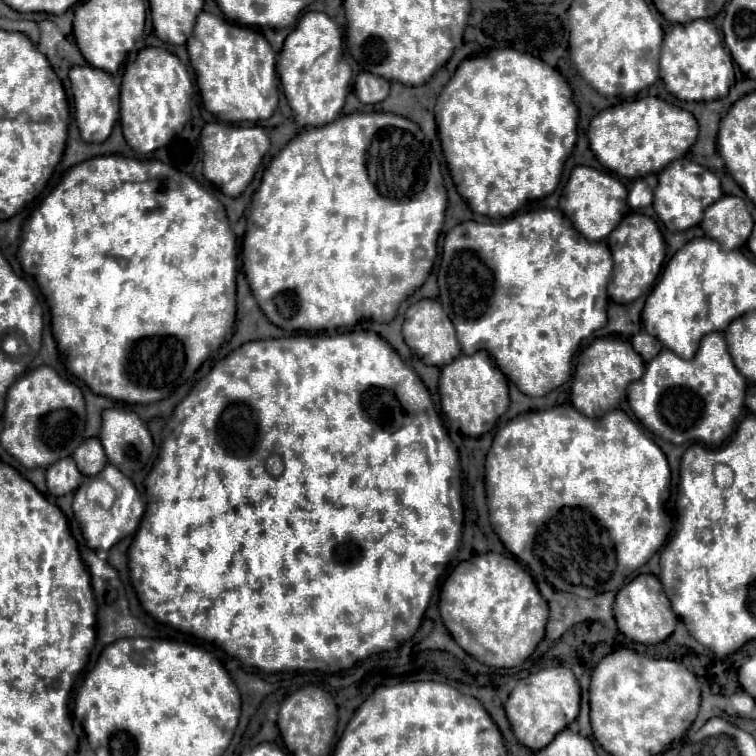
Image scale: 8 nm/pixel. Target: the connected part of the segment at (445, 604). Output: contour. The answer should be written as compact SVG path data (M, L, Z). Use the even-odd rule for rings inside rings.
M486 552L460 562L446 578L440 594L440 616L458 646L478 662L492 668L514 668L544 638L548 604L516 558Z

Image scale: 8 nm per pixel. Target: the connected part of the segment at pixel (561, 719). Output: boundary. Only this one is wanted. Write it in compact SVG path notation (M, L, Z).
M546 668L520 680L510 692L504 710L518 742L530 750L542 750L558 732L576 720L580 710L580 686L570 668Z

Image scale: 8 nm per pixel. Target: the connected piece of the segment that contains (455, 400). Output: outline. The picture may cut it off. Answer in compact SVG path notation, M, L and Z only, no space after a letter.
M480 350L472 356L462 354L444 366L440 373L439 394L440 406L450 422L450 428L464 436L482 436L490 432L510 404L508 380L486 350Z

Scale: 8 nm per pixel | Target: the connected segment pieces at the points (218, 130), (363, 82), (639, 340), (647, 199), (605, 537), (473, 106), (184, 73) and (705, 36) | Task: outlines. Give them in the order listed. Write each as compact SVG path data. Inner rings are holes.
M212 122L202 128L200 144L204 150L204 176L214 182L226 196L240 196L252 182L264 154L270 148L270 140L260 126L236 126Z
M362 72L354 82L354 94L364 104L378 104L388 96L388 92L390 92L390 82L376 74Z
M640 332L632 338L632 346L634 350L644 358L644 362L650 362L660 350L662 350L662 344L658 338L652 338L650 334L646 332Z
M654 174L636 180L634 186L628 192L628 206L630 208L646 208L646 206L650 206L656 182L658 182L658 178Z
M562 404L520 414L498 430L486 456L490 524L502 544L526 564L532 576L544 576L556 590L582 598L620 590L660 550L672 526L666 512L668 496L670 468L664 452L622 410L610 410L602 418L588 418L571 404Z
M512 48L494 50L494 52L486 54L486 56L466 58L458 66L458 70L450 78L450 82L444 86L444 90L440 92L440 96L436 100L434 112L436 112L436 124L438 124L438 136L440 136L440 142L442 142L442 152L444 152L444 158L448 162L448 168L450 168L450 174L454 178L458 194L470 204L470 208L476 214L482 214L482 216L488 216L488 218L506 218L506 216L510 216L510 212L516 212L524 204L552 194L556 190L558 182L560 182L562 166L564 166L568 154L572 152L572 148L576 144L576 118L578 118L578 110L576 110L576 104L572 102L572 90L570 90L568 82L564 80L564 76L558 70L554 70L552 66L542 62L540 58L536 58L532 54L524 54L524 52L512 50Z
M164 48L140 50L134 64L122 76L120 86L120 124L128 146L140 154L154 152L176 138L190 118L192 80L186 66Z
M696 20L690 24L674 24L668 28L660 56L660 78L666 90L678 100L704 102L728 96L734 74L734 62L724 48L712 20Z

